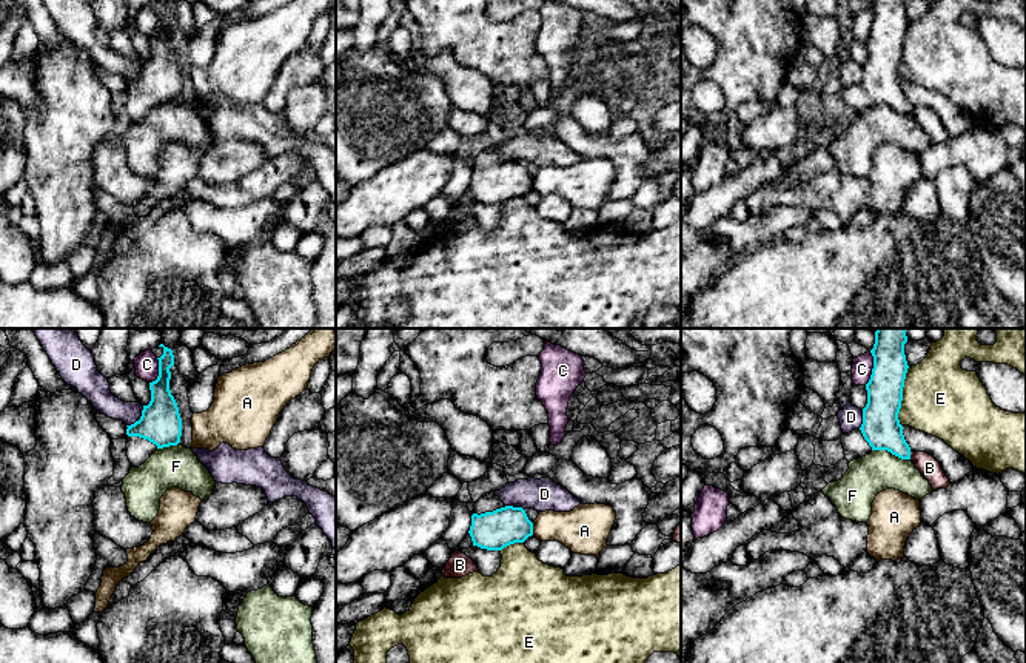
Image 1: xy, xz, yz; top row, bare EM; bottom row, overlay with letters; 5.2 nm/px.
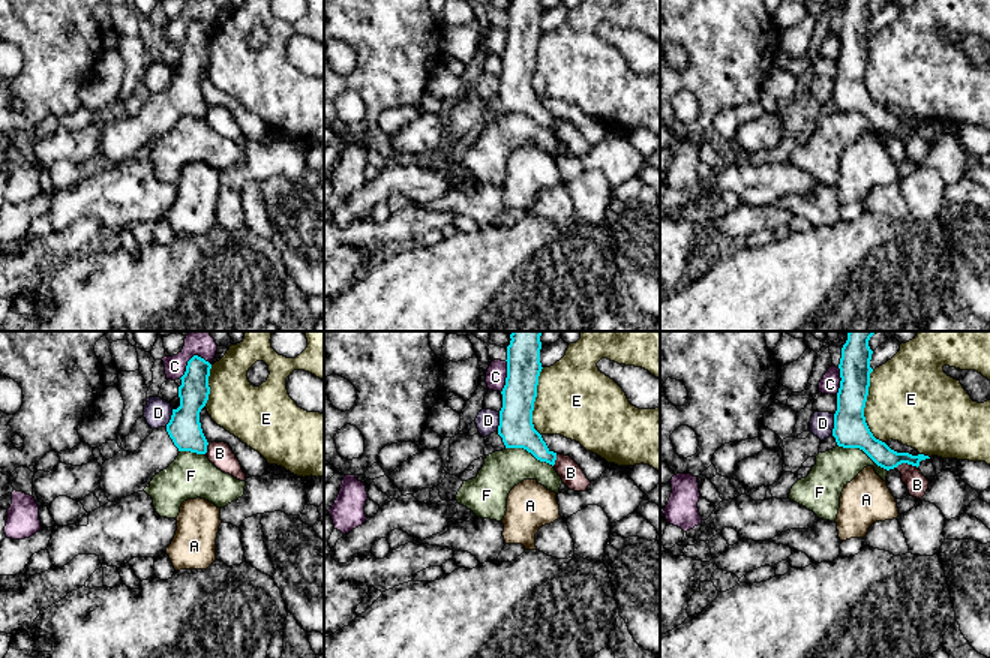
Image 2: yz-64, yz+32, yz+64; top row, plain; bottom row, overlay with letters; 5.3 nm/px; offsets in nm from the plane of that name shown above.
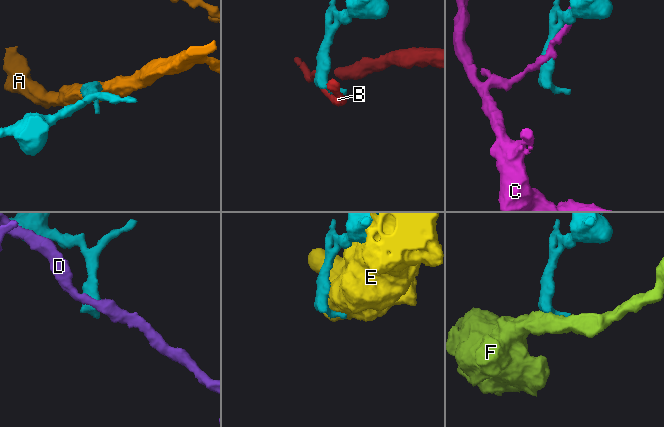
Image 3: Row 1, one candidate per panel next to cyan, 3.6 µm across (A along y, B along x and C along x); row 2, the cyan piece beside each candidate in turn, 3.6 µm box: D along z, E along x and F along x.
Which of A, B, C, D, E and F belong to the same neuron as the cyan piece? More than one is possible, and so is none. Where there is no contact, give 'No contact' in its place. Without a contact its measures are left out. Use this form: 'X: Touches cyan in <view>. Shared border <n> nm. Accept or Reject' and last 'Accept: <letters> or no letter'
A: Touches cyan in xz. Shared border 60 nm. Reject
B: Touches cyan in yz. Shared border 40 nm. Reject
C: Touches cyan in yz. Shared border 180 nm. Reject
D: Touches cyan in xy. Shared border 140 nm. Reject
E: Touches cyan in yz. Shared border 320 nm. Reject
F: Touches cyan in yz. Shared border 200 nm. Reject
Accept: no letter

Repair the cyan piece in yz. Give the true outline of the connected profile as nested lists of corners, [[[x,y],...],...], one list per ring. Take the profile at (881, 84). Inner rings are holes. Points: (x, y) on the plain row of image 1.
[[[873,0],[870,8],[873,23],[866,39],[867,59],[863,63],[863,79],[840,93],[846,114],[850,117],[872,105],[887,105],[901,114],[910,114],[910,102],[898,74],[909,23],[904,0]]]

